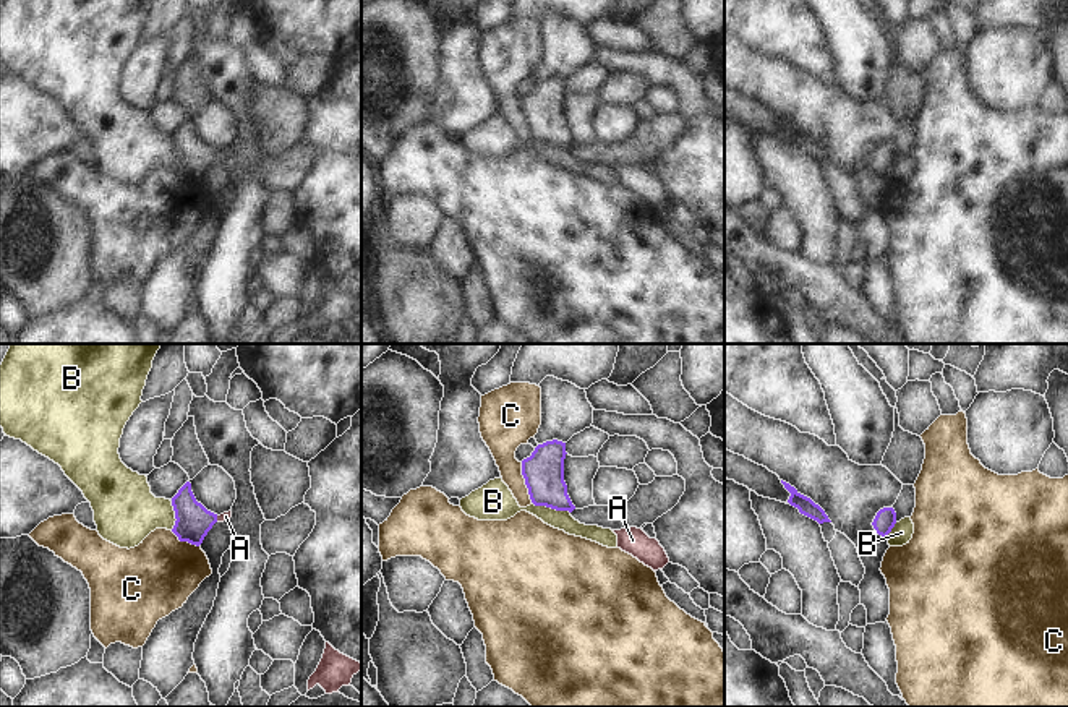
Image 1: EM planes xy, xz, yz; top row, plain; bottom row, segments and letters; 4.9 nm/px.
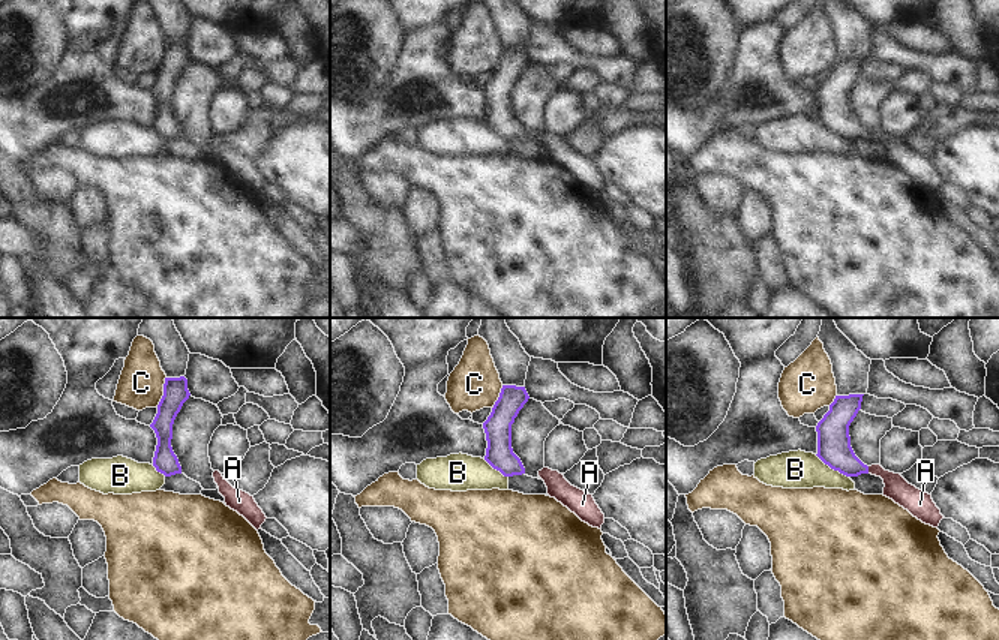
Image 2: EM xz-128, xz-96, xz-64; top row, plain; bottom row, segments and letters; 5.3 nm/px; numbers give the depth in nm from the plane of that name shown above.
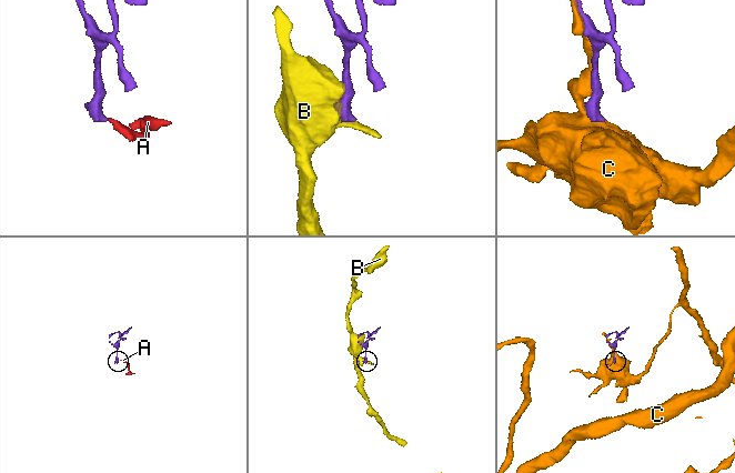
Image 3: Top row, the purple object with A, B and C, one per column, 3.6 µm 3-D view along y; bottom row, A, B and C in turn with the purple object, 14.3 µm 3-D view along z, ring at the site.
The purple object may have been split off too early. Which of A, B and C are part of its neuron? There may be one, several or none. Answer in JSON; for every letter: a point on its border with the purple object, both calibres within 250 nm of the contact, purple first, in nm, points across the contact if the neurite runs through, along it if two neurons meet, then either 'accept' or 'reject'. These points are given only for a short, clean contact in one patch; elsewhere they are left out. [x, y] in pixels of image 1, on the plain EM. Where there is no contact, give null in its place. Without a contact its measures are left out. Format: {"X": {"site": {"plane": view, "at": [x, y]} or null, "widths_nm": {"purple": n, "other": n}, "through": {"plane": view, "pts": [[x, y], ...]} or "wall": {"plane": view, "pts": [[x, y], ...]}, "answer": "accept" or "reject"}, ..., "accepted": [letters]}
{"A": {"site": {"plane": "xy", "at": [216, 156]}, "widths_nm": {"purple": 180, "other": 50}, "through": {"plane": "xy", "pts": [[193, 158], [216, 156], [226, 153]]}, "answer": "accept"}, "B": {"site": {"plane": "xz", "at": [551, 145]}, "widths_nm": {"purple": 200, "other": 150}, "wall": {"plane": "xz", "pts": [[532, 138], [569, 149]]}, "answer": "reject"}, "C": {"site": {"plane": "xz", "at": [525, 119]}, "widths_nm": {"purple": 200, "other": 170}, "answer": "reject"}, "accepted": ["A"]}

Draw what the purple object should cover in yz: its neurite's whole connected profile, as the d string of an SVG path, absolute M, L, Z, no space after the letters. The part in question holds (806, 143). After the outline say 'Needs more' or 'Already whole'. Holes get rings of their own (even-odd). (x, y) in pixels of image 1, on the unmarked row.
M783 118L781 120L784 122L784 125L791 130L788 139L794 144L799 146L801 151L817 157L818 161L823 161L823 159L831 159L828 156L828 152L825 151L825 148L815 141L810 135L801 131L794 123L791 123L789 120Z. Already whole.

